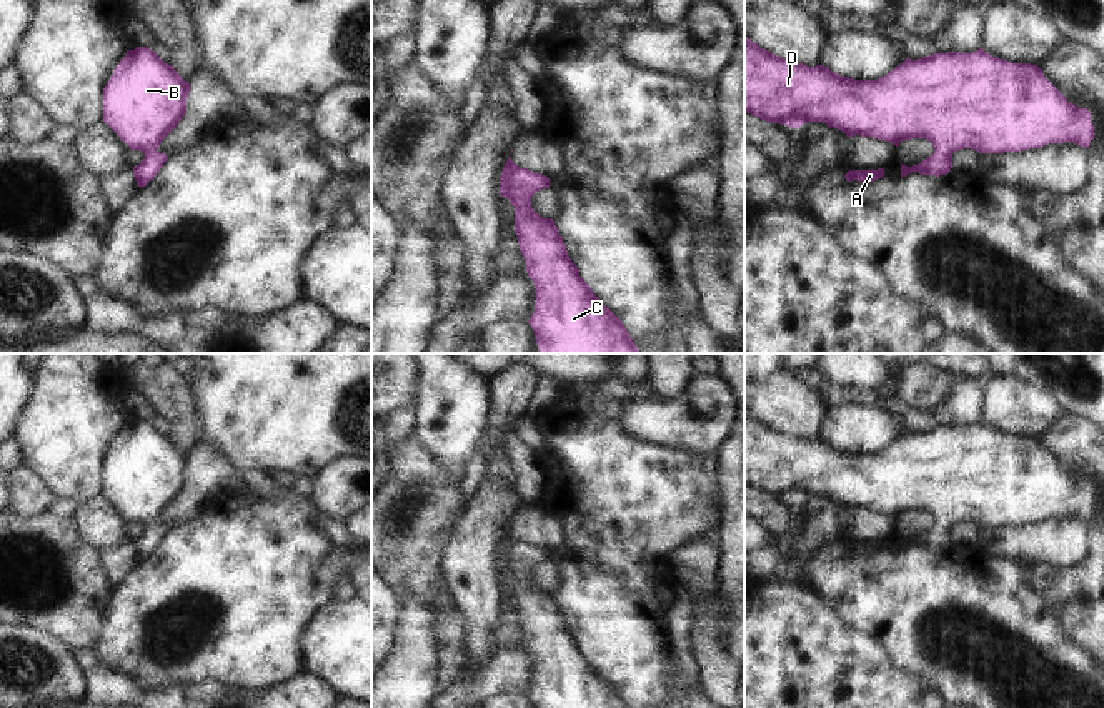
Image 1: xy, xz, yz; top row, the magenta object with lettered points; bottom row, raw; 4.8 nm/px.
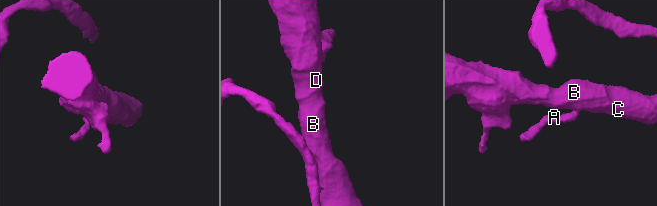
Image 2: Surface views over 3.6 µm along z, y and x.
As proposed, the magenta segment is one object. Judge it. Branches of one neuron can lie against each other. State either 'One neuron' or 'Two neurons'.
One neuron.

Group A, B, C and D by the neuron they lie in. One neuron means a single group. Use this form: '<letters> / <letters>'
A B C D

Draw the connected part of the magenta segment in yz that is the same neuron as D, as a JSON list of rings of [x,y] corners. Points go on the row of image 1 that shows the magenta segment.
[[[744,35],[744,113],[793,128],[823,122],[846,137],[874,137],[896,147],[903,140],[929,140],[934,153],[913,167],[901,163],[901,177],[911,172],[946,175],[952,168],[952,153],[962,148],[1004,153],[1064,142],[1087,148],[1094,138],[1091,112],[1071,103],[1037,65],[1011,63],[982,48],[906,58],[878,80],[854,80],[824,65],[784,60]]]

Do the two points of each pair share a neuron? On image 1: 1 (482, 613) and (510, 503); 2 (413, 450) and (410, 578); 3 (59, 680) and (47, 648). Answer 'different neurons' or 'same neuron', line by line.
1: same neuron
2: same neuron
3: same neuron

